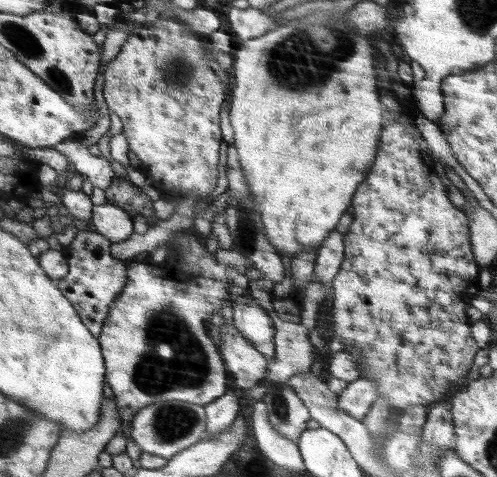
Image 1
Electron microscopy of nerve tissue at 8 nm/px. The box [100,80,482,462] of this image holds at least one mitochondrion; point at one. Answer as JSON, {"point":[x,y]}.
{"point":[187,367]}

